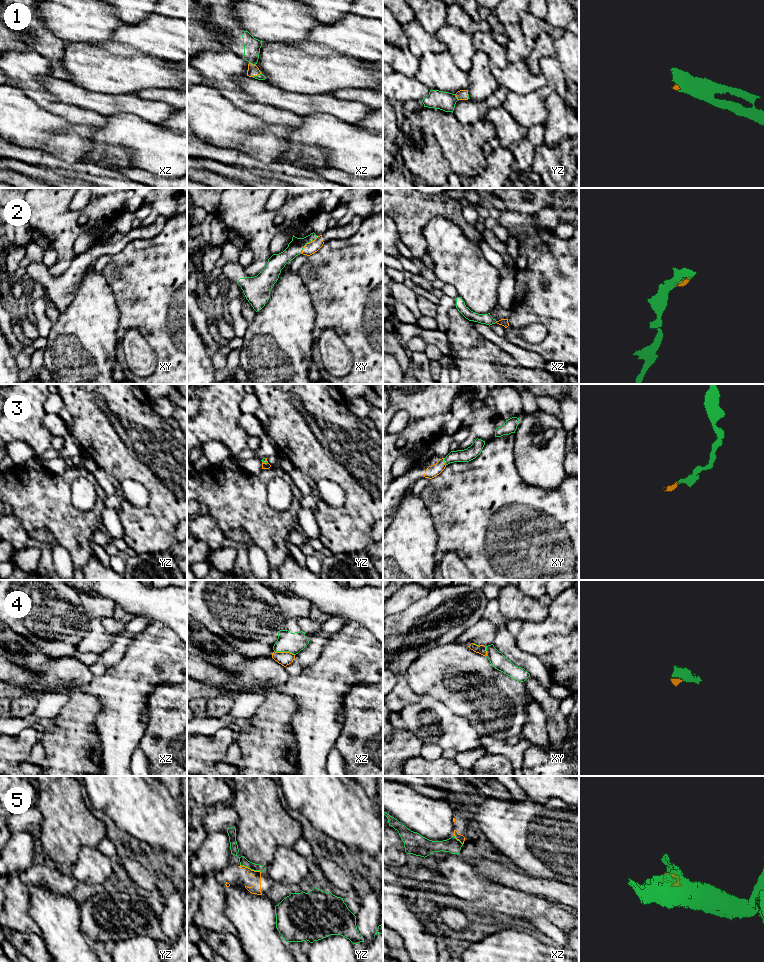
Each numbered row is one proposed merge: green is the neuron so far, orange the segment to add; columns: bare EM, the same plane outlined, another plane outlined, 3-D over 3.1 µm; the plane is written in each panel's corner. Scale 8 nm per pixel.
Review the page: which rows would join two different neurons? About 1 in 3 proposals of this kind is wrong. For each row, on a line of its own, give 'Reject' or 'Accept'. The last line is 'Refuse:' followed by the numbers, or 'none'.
1: Accept
2: Accept
3: Accept
4: Reject
5: Reject
Refuse: 4, 5

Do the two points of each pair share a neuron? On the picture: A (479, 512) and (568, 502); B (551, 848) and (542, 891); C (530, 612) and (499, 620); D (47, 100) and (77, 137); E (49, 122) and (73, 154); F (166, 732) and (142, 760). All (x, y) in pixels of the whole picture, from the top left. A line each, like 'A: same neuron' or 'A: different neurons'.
A: same neuron
B: different neurons
C: different neurons
D: different neurons
E: same neuron
F: different neurons

